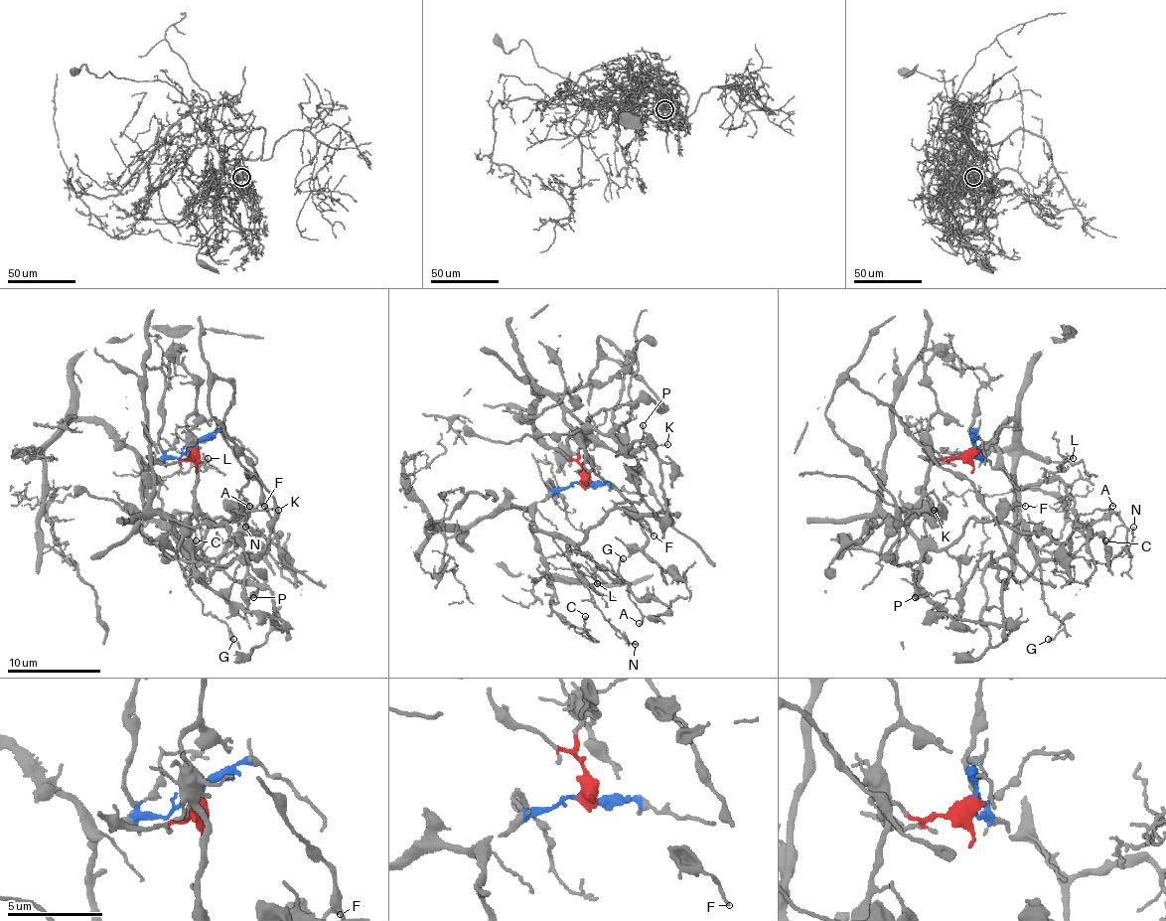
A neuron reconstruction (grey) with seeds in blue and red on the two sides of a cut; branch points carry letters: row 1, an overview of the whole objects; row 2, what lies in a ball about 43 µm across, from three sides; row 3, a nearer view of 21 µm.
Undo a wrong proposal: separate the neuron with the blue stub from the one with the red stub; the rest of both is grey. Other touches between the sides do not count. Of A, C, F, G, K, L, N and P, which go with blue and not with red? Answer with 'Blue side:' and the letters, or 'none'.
Blue side: A, C, G, L, N, P

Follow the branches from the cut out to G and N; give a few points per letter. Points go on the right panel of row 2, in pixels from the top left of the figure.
G: (972, 448), (977, 457), (998, 469), (1017, 488), (1022, 530), (1038, 560), (1041, 598), (1064, 626), (1048, 640)
N: (972, 448), (1017, 488), (1022, 528), (1036, 546), (1101, 562), (1129, 543), (1134, 528)

